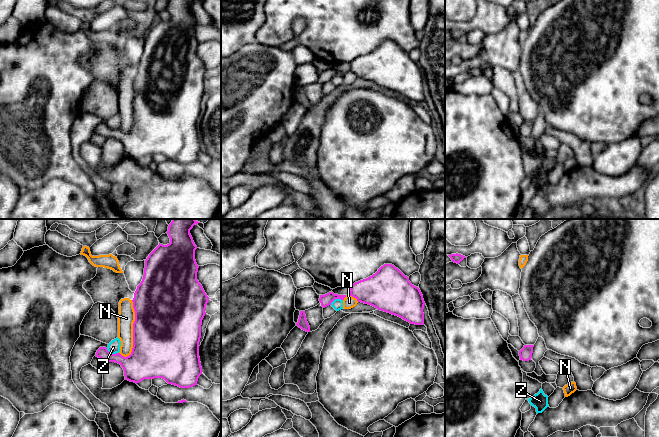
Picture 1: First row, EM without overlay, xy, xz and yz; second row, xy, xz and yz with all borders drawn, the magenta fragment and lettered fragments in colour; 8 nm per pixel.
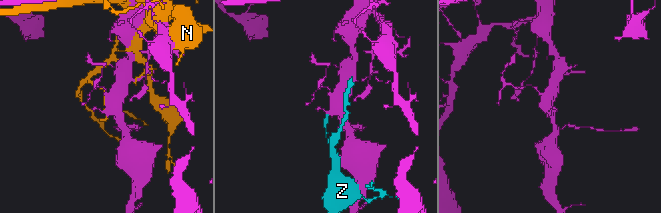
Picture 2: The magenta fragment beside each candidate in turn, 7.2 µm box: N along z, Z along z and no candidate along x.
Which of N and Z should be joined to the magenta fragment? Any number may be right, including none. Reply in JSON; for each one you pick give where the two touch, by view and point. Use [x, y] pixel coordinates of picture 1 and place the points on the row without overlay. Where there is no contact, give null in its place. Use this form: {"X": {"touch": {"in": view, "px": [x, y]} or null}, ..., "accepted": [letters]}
{"accepted": []}

